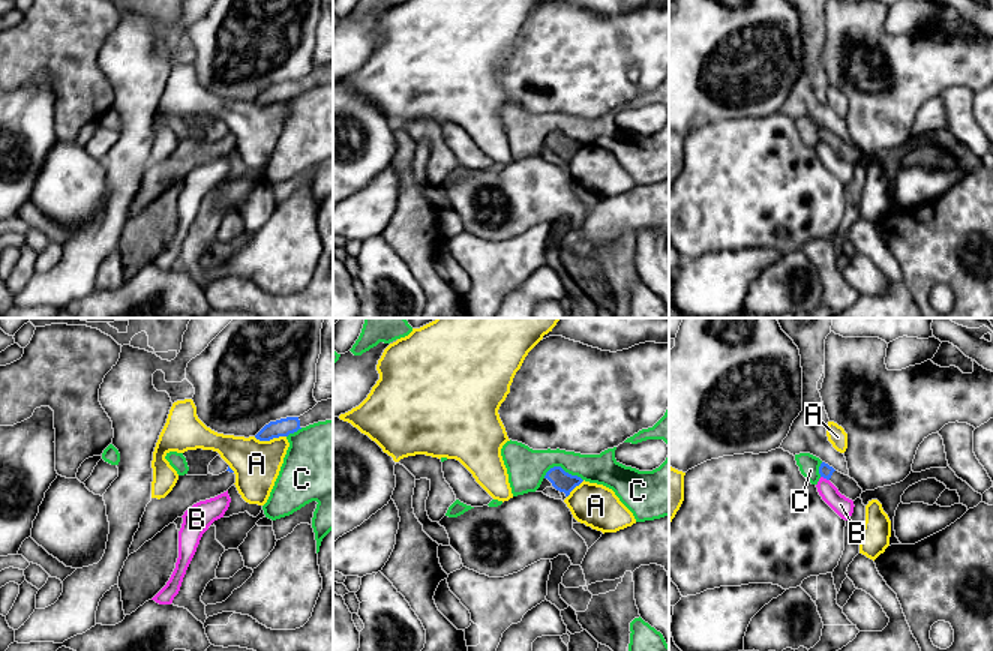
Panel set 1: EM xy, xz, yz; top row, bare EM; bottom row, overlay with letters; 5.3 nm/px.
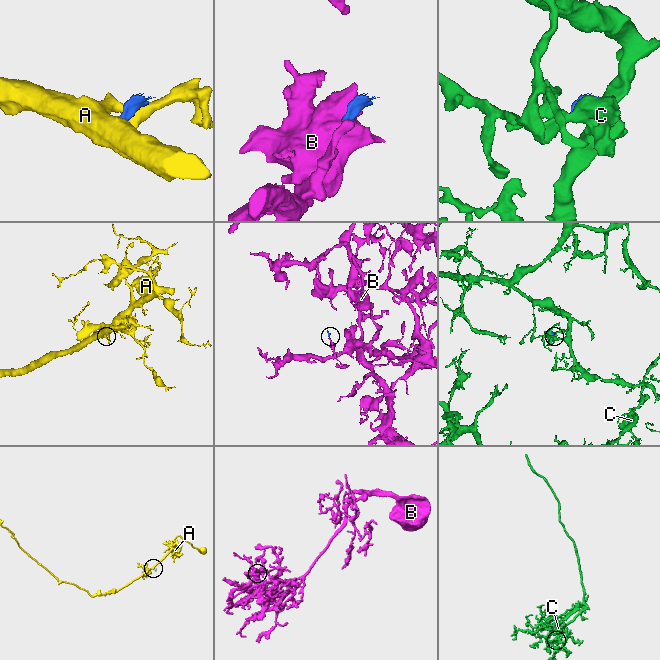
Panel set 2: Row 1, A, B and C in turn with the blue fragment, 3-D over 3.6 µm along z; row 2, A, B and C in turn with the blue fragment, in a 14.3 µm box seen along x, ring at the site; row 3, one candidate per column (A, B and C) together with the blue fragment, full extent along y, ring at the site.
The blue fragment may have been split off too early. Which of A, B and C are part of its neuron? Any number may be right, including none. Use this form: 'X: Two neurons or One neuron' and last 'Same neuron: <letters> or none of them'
A: Two neurons
B: Two neurons
C: Two neurons
Same neuron: none of them

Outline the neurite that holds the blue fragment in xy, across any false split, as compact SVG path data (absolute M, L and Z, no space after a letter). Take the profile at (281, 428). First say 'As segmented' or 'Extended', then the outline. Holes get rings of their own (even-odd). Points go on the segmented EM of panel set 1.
Extended. M333 398L318 402L312 410L300 417L286 417L266 424L255 438L260 441L270 441L279 436L288 436L309 424L333 420Z

